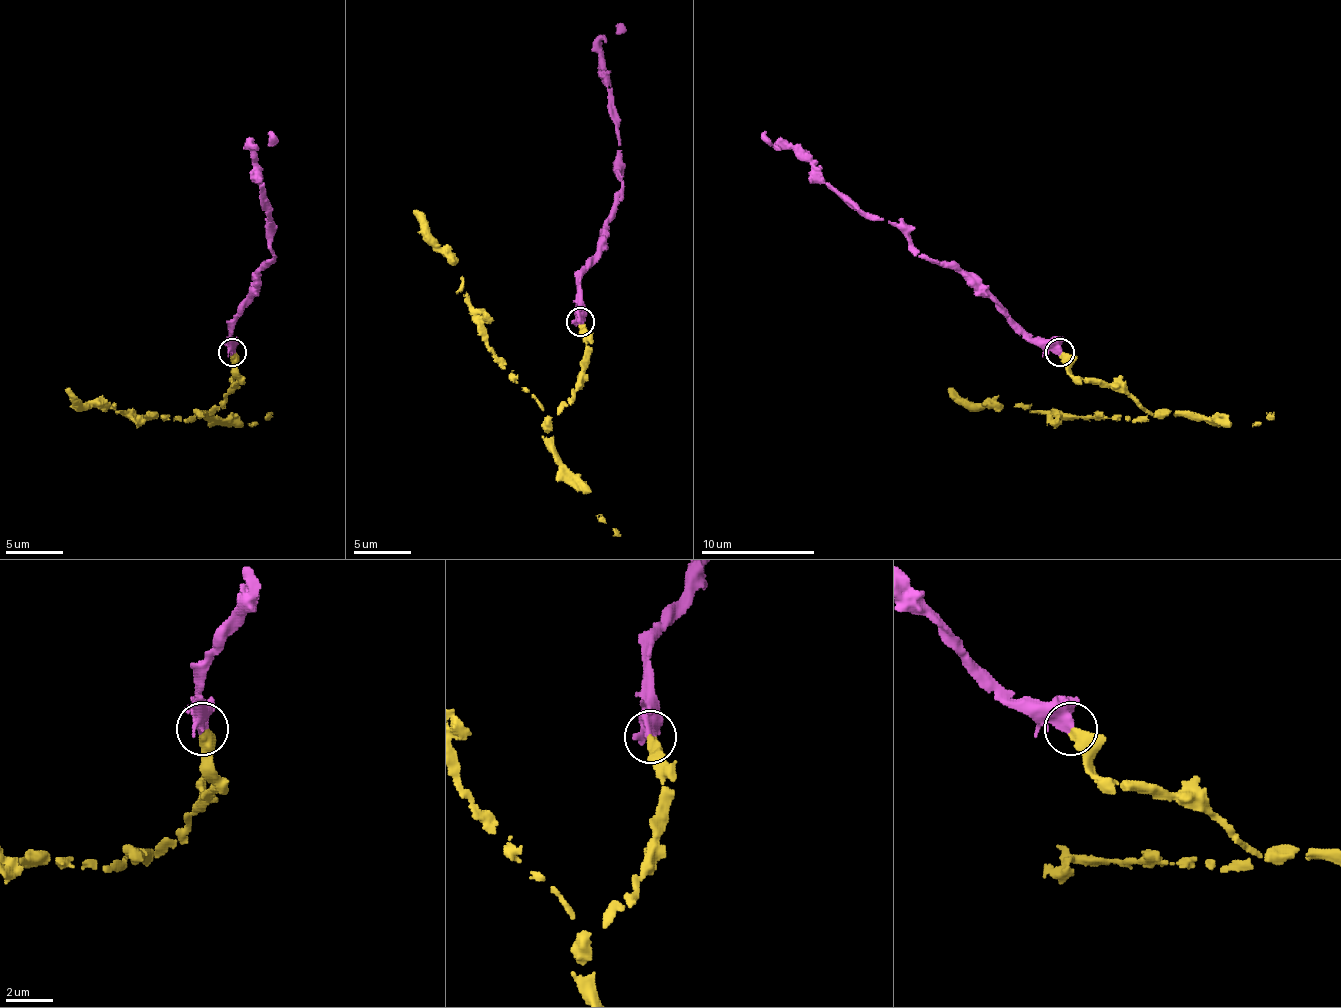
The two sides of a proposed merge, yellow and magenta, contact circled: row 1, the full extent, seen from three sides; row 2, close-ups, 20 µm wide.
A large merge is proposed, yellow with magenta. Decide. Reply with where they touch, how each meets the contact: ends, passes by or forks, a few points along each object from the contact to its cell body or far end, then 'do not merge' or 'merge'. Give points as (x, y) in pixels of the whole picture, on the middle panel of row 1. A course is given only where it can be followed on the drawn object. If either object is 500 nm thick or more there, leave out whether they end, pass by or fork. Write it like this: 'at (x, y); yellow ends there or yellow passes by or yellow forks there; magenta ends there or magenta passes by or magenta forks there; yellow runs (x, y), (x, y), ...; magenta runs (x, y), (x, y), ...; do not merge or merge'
at (580, 322); yellow runs (581, 321), (587, 335), (584, 384), (549, 418), (492, 352), (484, 318), (461, 292), (455, 261), (413, 210); magenta runs (581, 321), (578, 278), (598, 258), (598, 238), (621, 187), (618, 124), (601, 53), (601, 44), (621, 27); merge

